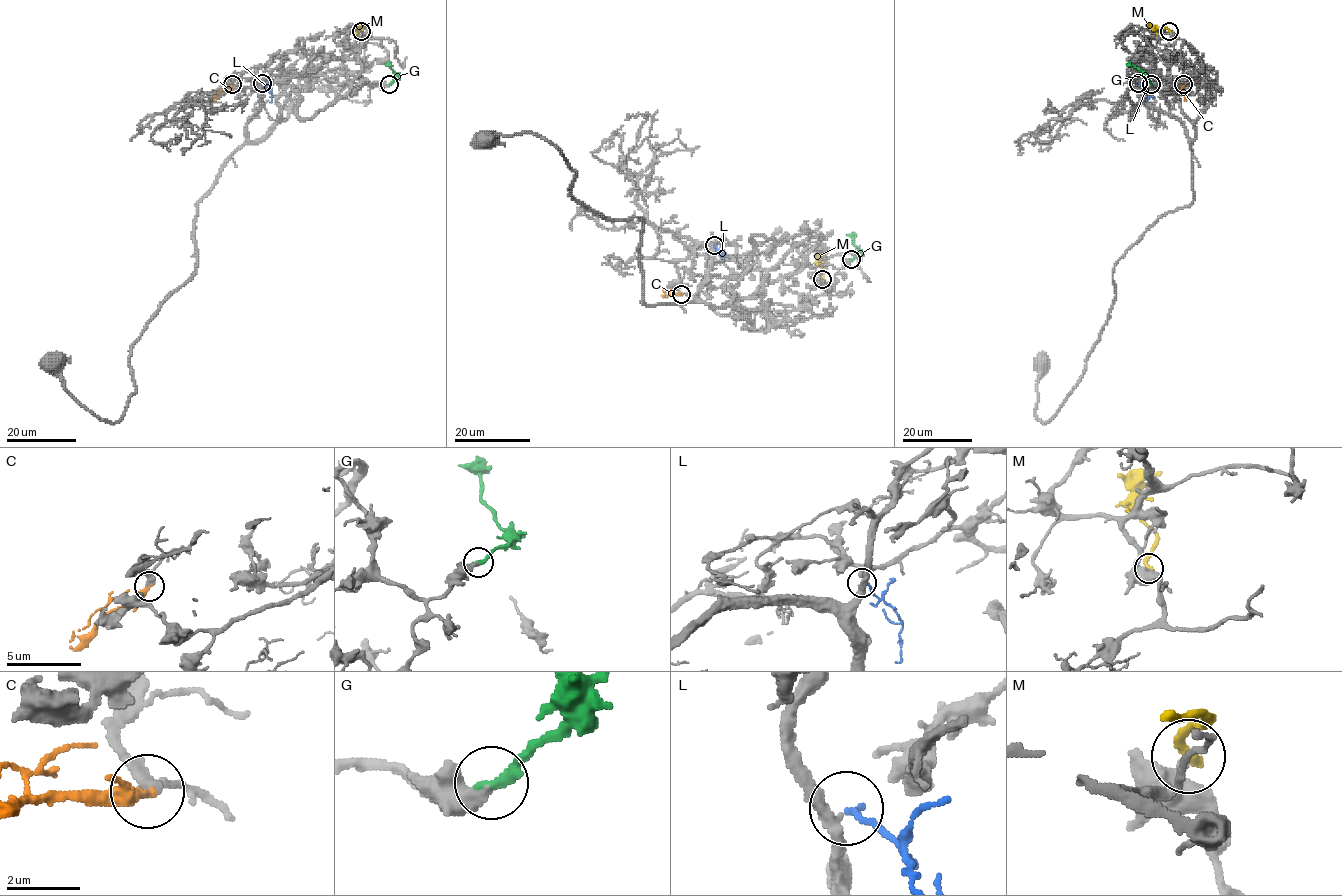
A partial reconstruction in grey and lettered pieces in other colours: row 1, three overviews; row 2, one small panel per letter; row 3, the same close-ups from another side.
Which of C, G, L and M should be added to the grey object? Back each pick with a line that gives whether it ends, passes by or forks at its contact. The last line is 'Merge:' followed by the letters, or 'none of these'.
C: it ends there
G: it ends there
L: it ends there
Merge: C, G, L

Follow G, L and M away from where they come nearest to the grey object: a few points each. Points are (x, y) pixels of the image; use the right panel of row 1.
G: (1151, 84), (1144, 74), (1126, 63)
L: (1138, 83), (1147, 94), (1145, 102)
M: (1170, 31), (1147, 24)

